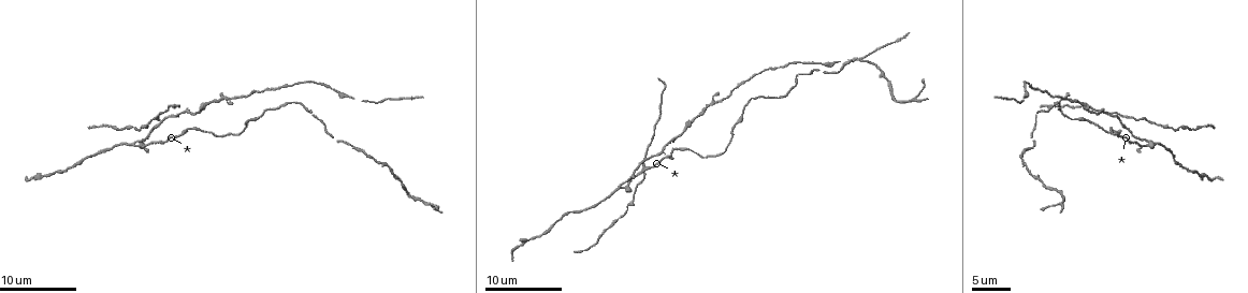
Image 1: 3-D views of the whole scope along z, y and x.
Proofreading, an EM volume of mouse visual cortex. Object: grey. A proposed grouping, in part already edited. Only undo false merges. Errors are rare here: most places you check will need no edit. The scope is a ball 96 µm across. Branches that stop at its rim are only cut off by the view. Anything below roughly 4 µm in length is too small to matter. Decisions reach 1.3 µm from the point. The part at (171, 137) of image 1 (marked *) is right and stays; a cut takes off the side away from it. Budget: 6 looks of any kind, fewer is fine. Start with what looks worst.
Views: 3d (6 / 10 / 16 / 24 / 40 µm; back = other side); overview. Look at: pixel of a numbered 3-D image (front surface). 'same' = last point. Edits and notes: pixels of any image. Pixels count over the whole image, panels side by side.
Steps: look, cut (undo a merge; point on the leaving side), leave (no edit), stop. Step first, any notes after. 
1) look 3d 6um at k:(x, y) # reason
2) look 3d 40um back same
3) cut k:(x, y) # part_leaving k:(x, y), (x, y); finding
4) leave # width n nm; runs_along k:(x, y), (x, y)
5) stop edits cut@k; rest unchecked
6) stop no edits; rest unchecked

look 3d 16um at 1:(134, 142) # four or more arms meet

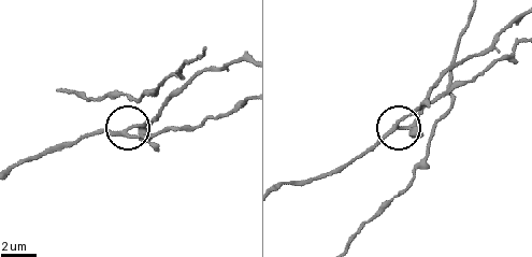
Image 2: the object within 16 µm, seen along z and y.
look 3d 6um at 2:(131, 125)

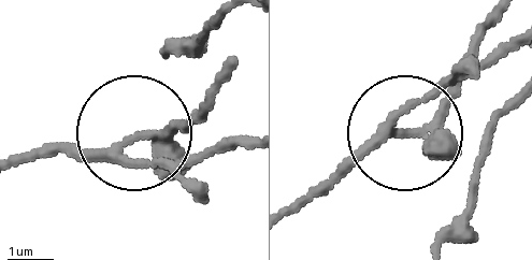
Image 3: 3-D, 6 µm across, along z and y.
leave # width 280 nm; runs_along 3:(249, 134), (191, 158), (145, 158), (130, 139), (45, 146); all the same neuron

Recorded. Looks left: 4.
look 3d 6um at 1:(648, 157) # looks like a crossing

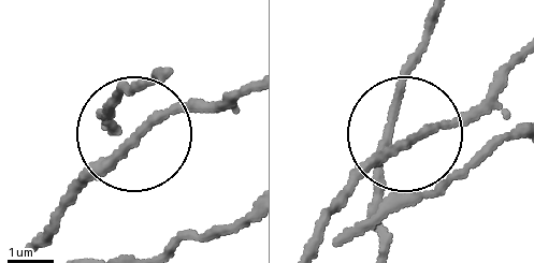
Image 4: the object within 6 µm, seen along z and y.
look 3d 6um back at 4:(418, 135)

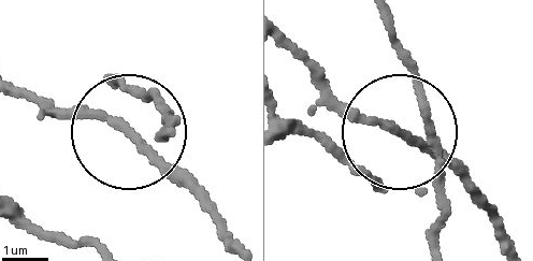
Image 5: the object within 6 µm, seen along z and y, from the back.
leave # width 160 nm; runs_along 5:(243, 245), (131, 130), (177, 114); all the same neuron

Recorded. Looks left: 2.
look 3d 6um at 1:(225, 98) # thick turns thin

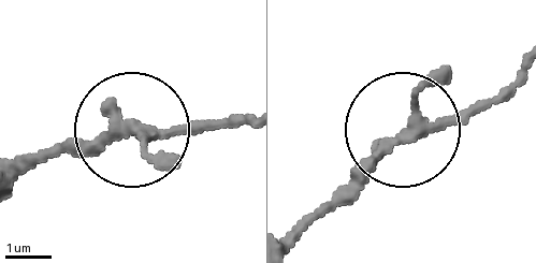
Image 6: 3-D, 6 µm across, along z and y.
look 3d 6um back at 6:(411, 132)

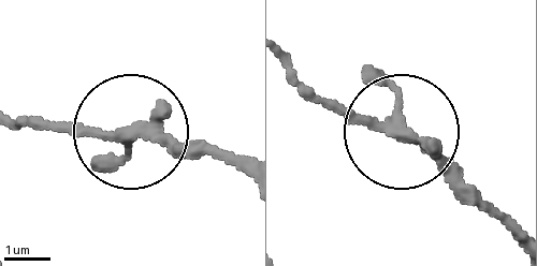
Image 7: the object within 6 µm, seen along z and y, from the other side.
leave # runs_along 7:(246, 176), (131, 130), (85, 137), (15, 126); continuous, no second neuron

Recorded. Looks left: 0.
stop no edits; rest unchecked

